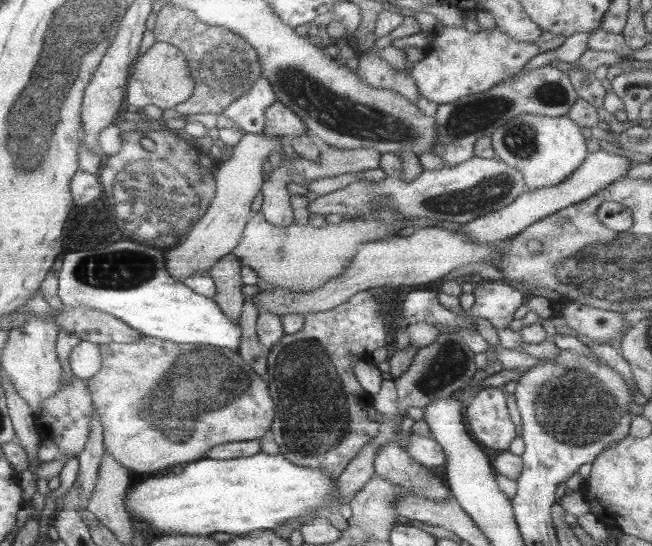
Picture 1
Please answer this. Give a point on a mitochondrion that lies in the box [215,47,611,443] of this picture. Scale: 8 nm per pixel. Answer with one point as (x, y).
(333, 110)

